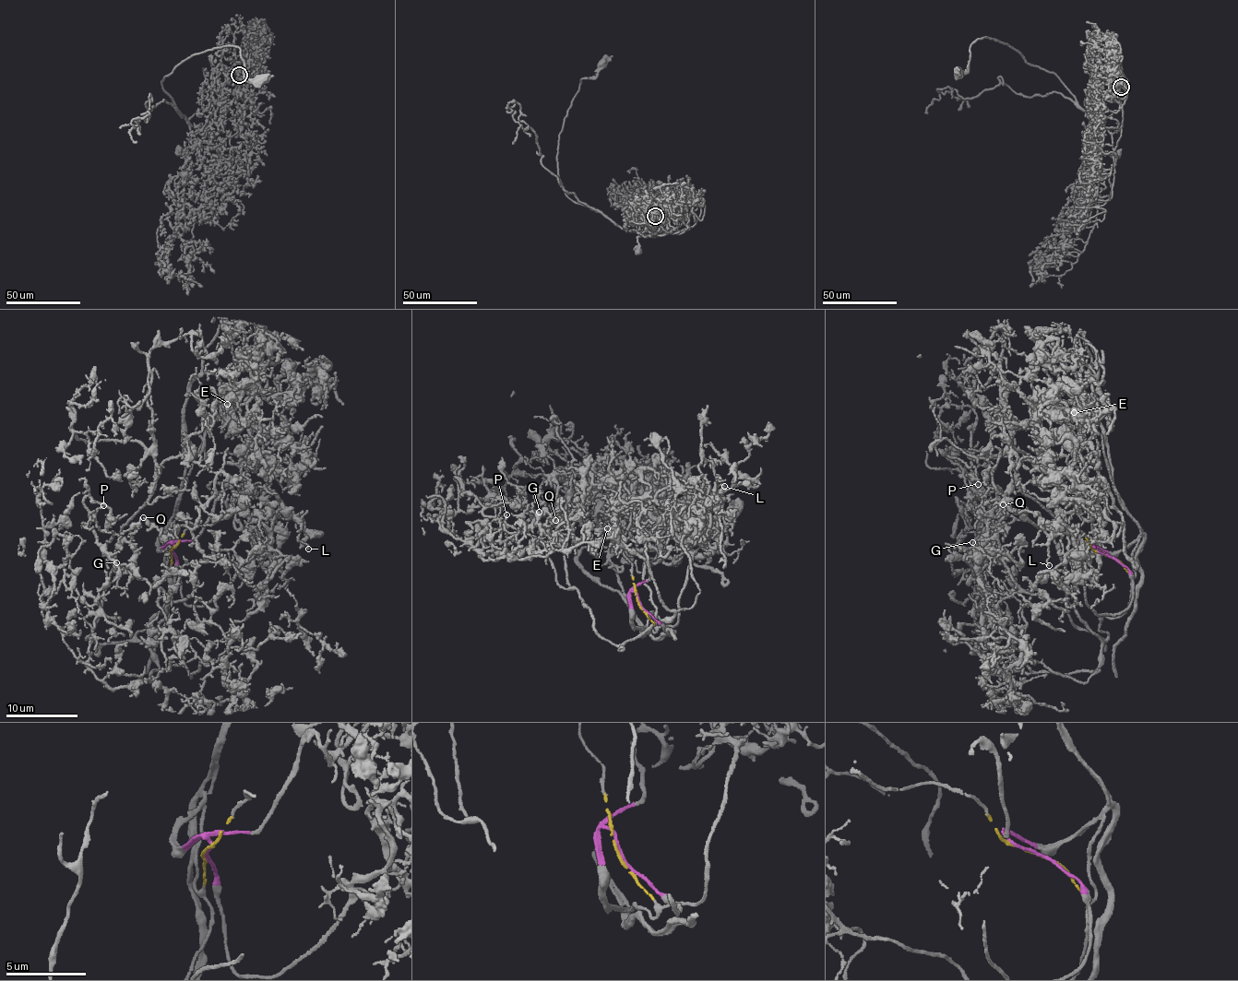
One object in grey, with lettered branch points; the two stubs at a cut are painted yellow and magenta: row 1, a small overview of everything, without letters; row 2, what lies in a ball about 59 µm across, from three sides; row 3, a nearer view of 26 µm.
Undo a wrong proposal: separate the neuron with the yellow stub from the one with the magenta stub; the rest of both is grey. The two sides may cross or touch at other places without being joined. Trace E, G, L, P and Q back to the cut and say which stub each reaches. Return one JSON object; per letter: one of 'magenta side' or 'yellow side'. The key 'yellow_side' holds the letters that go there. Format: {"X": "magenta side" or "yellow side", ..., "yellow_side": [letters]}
{"E": "magenta side", "G": "yellow side", "L": "magenta side", "P": "yellow side", "Q": "yellow side", "yellow_side": ["G", "P", "Q"]}

